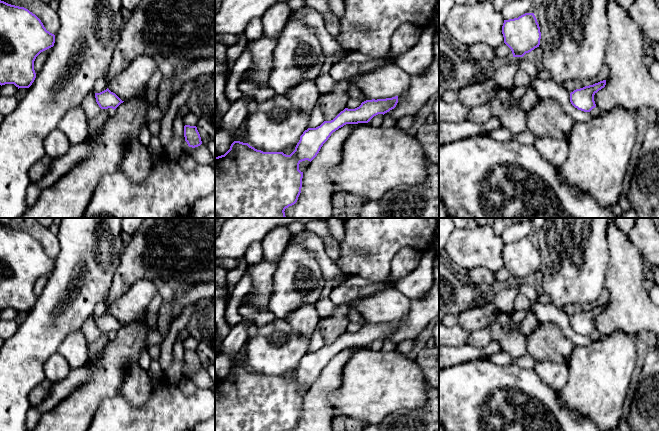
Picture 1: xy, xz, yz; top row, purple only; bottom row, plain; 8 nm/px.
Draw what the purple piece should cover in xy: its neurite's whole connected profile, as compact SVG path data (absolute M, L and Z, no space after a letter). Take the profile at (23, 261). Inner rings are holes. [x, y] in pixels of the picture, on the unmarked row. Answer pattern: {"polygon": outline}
{"polygon": "M0 224L0 309L14 308L29 312L36 302L34 285L43 275L54 270L55 259L46 254L41 244L24 231Z"}

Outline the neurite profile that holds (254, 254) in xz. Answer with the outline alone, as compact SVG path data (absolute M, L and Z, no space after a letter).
M255 242L249 246L243 259L248 265L254 265L263 260L263 248L261 242Z

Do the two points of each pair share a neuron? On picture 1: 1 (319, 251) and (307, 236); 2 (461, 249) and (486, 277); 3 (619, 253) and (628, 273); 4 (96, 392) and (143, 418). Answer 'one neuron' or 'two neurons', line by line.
1: one neuron
2: two neurons
3: one neuron
4: two neurons

